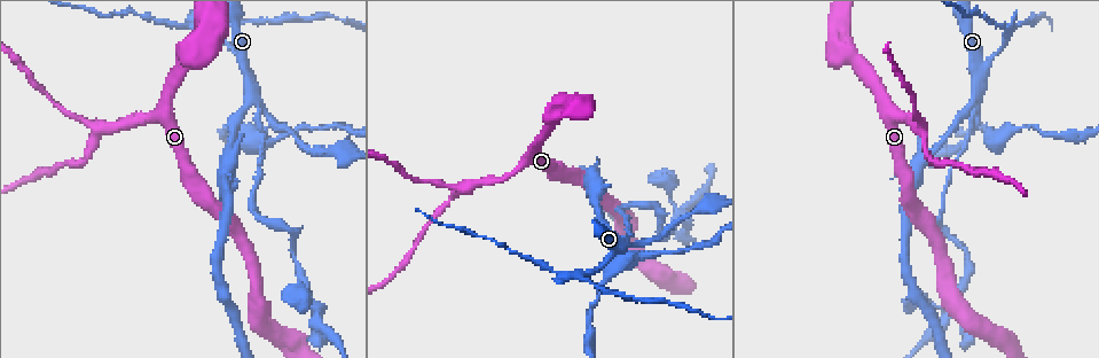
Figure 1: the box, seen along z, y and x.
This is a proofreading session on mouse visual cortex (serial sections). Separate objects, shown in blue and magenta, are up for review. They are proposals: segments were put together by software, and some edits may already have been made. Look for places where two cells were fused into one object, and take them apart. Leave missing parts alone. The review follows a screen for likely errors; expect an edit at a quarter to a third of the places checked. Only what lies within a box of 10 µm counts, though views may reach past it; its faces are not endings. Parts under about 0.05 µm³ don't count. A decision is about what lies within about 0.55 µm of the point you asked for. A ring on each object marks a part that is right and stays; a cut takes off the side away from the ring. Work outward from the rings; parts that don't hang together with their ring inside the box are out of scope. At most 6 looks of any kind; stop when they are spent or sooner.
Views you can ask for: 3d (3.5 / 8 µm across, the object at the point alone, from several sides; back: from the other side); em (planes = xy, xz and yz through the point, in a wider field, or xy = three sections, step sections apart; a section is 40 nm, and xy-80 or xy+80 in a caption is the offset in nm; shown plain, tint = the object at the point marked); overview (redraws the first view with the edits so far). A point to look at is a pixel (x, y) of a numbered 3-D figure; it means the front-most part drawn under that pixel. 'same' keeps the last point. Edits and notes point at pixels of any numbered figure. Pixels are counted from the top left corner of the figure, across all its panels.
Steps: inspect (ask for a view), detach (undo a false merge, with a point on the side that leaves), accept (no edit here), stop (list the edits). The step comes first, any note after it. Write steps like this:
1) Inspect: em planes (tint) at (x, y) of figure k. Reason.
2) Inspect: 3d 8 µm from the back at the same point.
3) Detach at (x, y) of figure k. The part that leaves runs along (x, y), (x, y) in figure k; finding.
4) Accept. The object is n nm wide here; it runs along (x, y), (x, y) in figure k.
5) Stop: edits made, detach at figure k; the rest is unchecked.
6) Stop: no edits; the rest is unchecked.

Inspect: 3d 3.5 µm at (249, 84) of figure 1. Sharp bend.

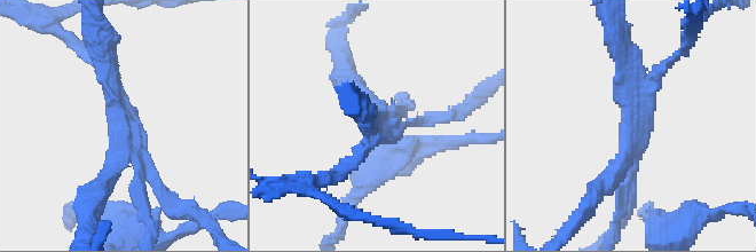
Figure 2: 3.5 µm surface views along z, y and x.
Detach at (348, 162) of figure 2. The arms are 150, 250, 250 nm wide; the part that leaves runs along (379, 125), (398, 125), (401, 108) in figure 2; a second cell is stuck on.

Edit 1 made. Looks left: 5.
Inspect: 3d 8 µm at (466, 190) of figure 1. Three arms meet.

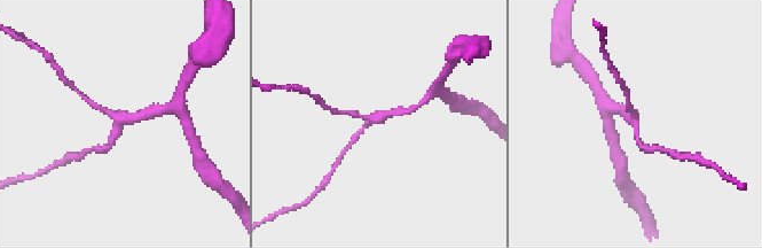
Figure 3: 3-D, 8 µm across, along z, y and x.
Inspect: 3d 3.5 µm at the same point.

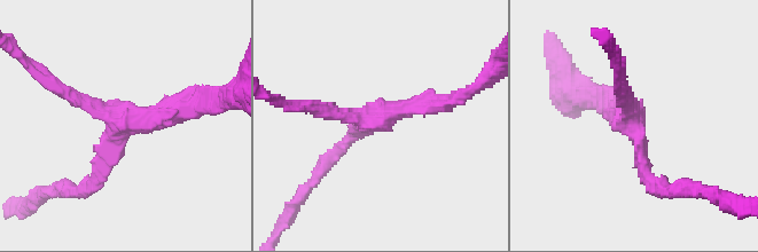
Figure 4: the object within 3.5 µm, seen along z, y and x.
Inspect: em planes (tint) at (377, 118) of figure 4. 3 arms meet here; the arms are 150, 200, 250 nm wide.

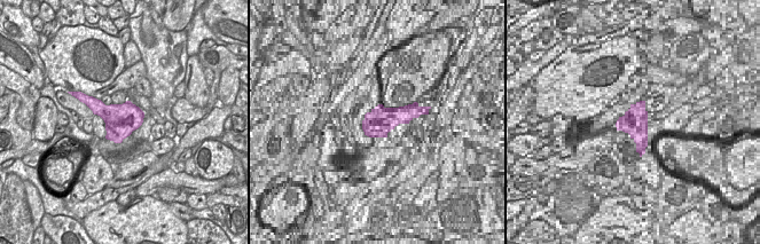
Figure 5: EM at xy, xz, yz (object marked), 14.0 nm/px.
Accept. It runs along (193, 108), (125, 121), (86, 184) in figure 4; all the same cell.

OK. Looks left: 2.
Stop: edits made, detach at figure 2; the rest is unchecked.

